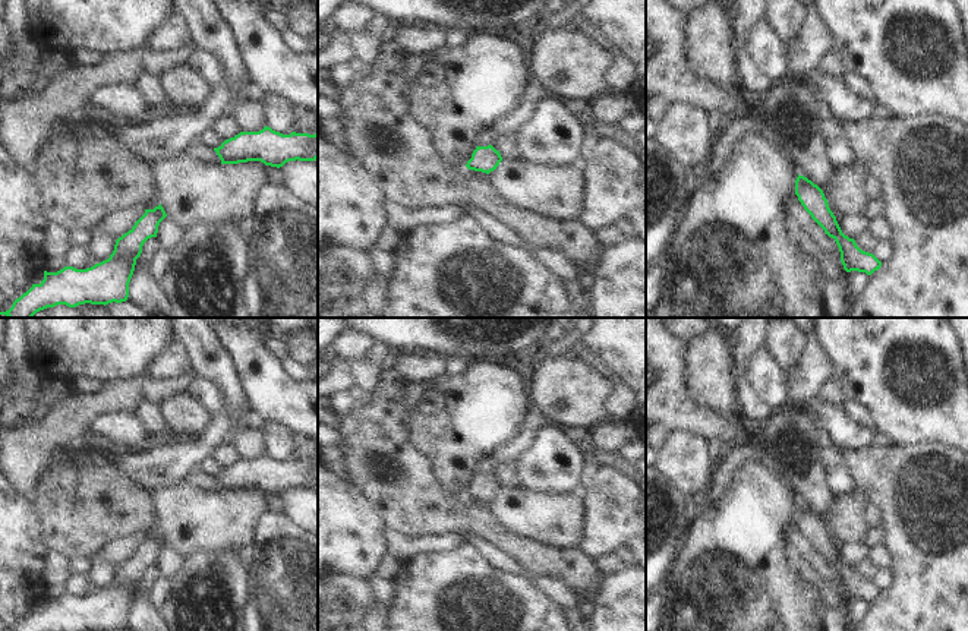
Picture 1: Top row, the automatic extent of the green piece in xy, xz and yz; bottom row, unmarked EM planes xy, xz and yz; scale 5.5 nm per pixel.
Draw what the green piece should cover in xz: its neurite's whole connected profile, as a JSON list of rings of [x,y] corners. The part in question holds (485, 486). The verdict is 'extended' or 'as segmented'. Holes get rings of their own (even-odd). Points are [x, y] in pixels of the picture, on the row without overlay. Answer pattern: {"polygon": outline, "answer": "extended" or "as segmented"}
{"polygon": [[[492,473],[476,474],[466,495],[469,498],[489,502],[491,499],[496,498],[501,489],[502,489],[502,485],[499,479],[496,479]]], "answer": "as segmented"}

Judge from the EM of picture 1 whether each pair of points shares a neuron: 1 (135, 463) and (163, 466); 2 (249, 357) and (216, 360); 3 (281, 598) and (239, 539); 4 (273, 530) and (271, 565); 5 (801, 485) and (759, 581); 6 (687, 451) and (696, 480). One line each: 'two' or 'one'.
1: one
2: two
3: two
4: one
5: two
6: one

